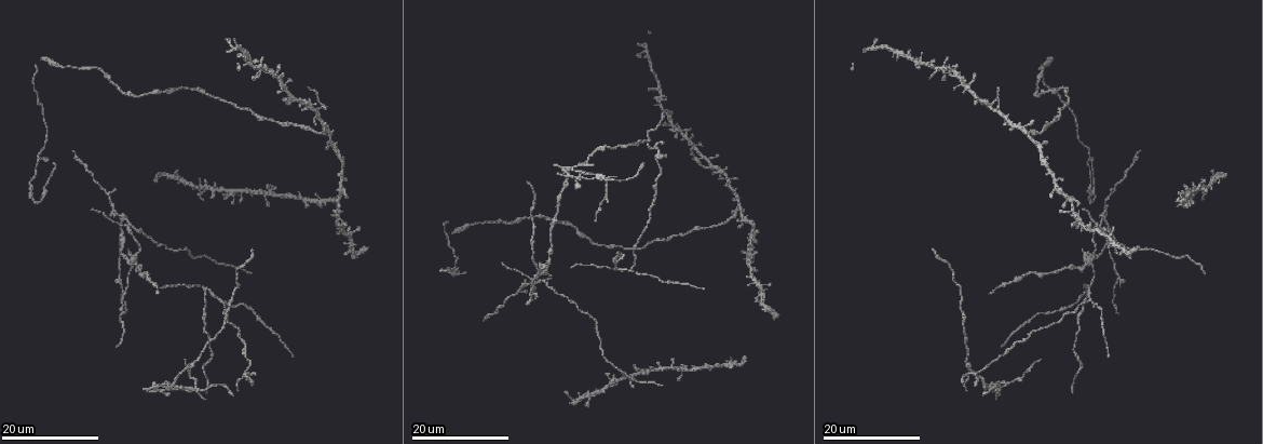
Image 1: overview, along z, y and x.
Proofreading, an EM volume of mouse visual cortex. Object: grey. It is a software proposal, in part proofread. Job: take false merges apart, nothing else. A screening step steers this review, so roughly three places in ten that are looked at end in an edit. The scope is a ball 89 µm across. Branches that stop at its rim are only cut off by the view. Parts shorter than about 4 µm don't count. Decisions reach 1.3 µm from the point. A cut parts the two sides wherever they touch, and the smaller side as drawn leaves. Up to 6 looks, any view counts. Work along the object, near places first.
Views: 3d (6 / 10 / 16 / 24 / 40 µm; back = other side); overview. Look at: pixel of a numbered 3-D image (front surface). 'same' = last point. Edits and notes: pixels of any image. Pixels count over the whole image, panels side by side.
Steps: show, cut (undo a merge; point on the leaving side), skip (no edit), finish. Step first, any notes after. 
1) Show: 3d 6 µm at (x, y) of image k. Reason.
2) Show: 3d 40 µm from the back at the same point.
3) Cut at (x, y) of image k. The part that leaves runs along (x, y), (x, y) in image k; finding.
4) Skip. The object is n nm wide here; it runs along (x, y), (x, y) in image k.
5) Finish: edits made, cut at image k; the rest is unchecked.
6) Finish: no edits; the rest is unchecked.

Show: 3d 16 µm at (35, 198) of image 1. Small branch off a trunk.

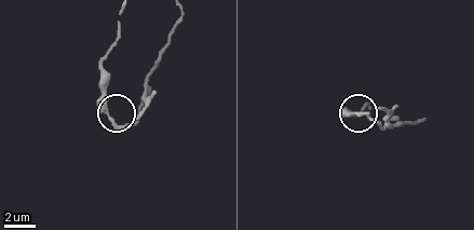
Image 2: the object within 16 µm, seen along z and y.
Show: 3d 10 µm at (113, 123) of image 2.

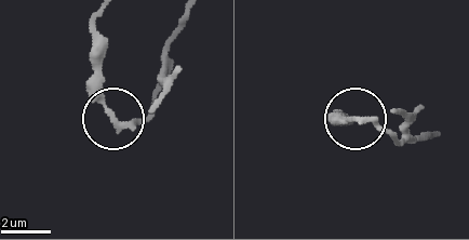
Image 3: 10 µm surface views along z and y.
Cut at (396, 142) of image 3. A second neuron is stuck on.

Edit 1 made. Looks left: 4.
Show: 3d 16 µm at (539, 280) of image 1. A fork.

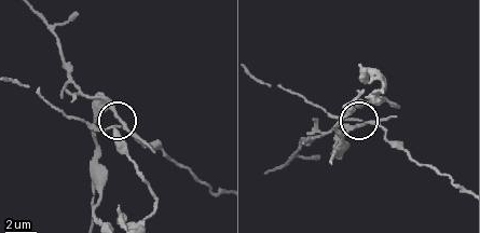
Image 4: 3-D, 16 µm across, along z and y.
Show: 3d 6 µm at (120, 126) of image 4.

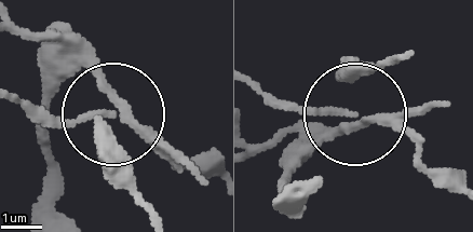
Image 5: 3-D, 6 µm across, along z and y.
Cut at (105, 158) of image 5. 3 arms meet here; a second neuron is stuck on.

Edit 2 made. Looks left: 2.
Finish: edits made, cut at image 3, cut at image 5; the rest is unchecked.

